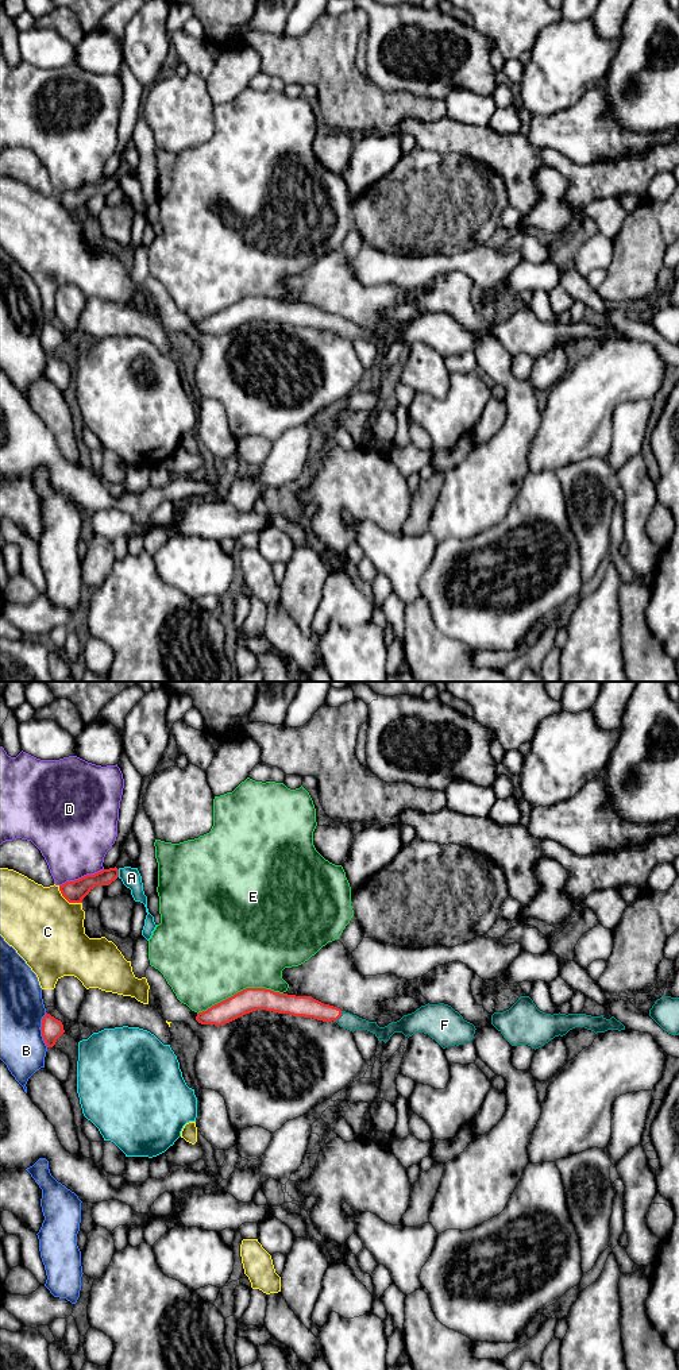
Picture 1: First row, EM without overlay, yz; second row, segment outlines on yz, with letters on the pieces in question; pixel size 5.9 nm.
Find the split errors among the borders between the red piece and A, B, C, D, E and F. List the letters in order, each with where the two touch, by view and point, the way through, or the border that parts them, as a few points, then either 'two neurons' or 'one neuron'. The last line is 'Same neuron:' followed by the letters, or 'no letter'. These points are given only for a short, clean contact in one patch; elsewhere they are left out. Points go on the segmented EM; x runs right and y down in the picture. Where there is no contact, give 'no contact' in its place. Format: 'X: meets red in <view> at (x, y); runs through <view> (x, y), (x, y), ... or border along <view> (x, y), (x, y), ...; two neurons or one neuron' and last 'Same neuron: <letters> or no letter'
A: meets red in yz at (118, 873); two neurons
B: meets red in yz at (41, 1029); two neurons
C: meets red in yz at (68, 900); two neurons
D: meets red in yz at (81, 878); two neurons
E: meets red in yz at (240, 991); two neurons
F: meets red in yz at (339, 1017); runs through yz (299, 1006), (334, 1012), (339, 1017), (347, 1021); one neuron
Same neuron: F

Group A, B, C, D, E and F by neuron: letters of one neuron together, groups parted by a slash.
A / B / C / D / E / F

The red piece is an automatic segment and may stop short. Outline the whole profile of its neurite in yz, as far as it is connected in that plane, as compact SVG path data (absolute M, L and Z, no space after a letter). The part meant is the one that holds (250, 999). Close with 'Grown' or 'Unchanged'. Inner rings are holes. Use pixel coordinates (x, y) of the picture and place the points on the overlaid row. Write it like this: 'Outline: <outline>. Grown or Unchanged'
Outline: M246 988L234 996L198 1012L196 1020L201 1024L221 1026L256 1010L266 1010L293 1016L313 1018L323 1022L336 1022L350 1031L367 1030L385 1043L394 1033L412 1037L416 1033L428 1034L443 1049L472 1041L475 1026L463 1019L451 1006L425 1004L400 1020L379 1027L337 1007L324 1004L312 996L296 996L274 992L266 988Z. Grown

